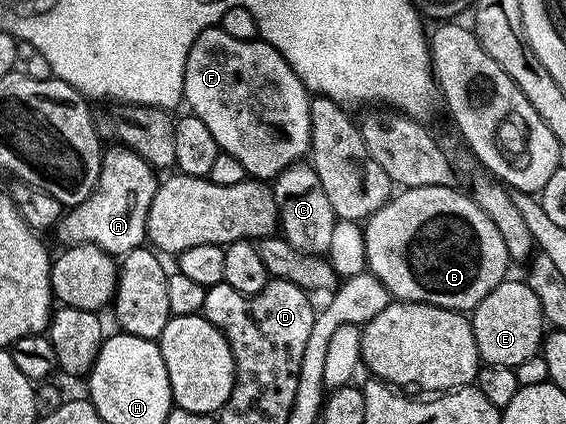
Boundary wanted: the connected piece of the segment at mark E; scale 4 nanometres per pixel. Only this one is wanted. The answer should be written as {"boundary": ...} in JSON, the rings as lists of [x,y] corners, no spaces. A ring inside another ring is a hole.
{"boundary":[[[524,279],[502,280],[495,290],[491,290],[491,294],[487,294],[487,298],[483,298],[472,309],[471,323],[475,346],[486,364],[517,368],[519,362],[527,362],[527,358],[542,351],[543,333],[547,328],[545,316],[541,313],[539,298],[535,298],[535,290],[531,290]]]}

